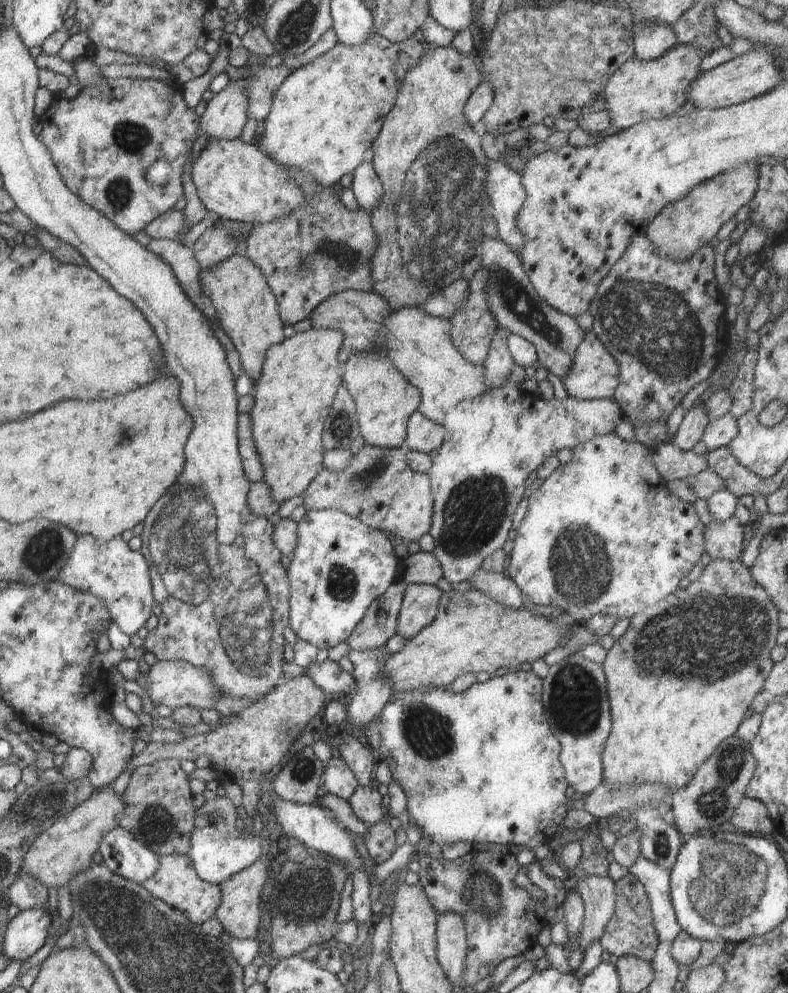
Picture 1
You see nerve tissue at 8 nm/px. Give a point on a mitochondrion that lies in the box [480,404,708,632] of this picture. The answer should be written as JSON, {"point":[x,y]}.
{"point":[580,569]}

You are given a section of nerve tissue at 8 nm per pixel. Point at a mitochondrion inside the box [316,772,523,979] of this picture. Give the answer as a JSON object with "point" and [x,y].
{"point":[480,897]}

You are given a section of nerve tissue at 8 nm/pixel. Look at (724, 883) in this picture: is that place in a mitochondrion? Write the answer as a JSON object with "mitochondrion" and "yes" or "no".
{"mitochondrion":"yes"}

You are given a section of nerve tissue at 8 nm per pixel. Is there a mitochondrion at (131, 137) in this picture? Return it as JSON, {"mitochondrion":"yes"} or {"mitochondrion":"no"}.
{"mitochondrion":"yes"}

